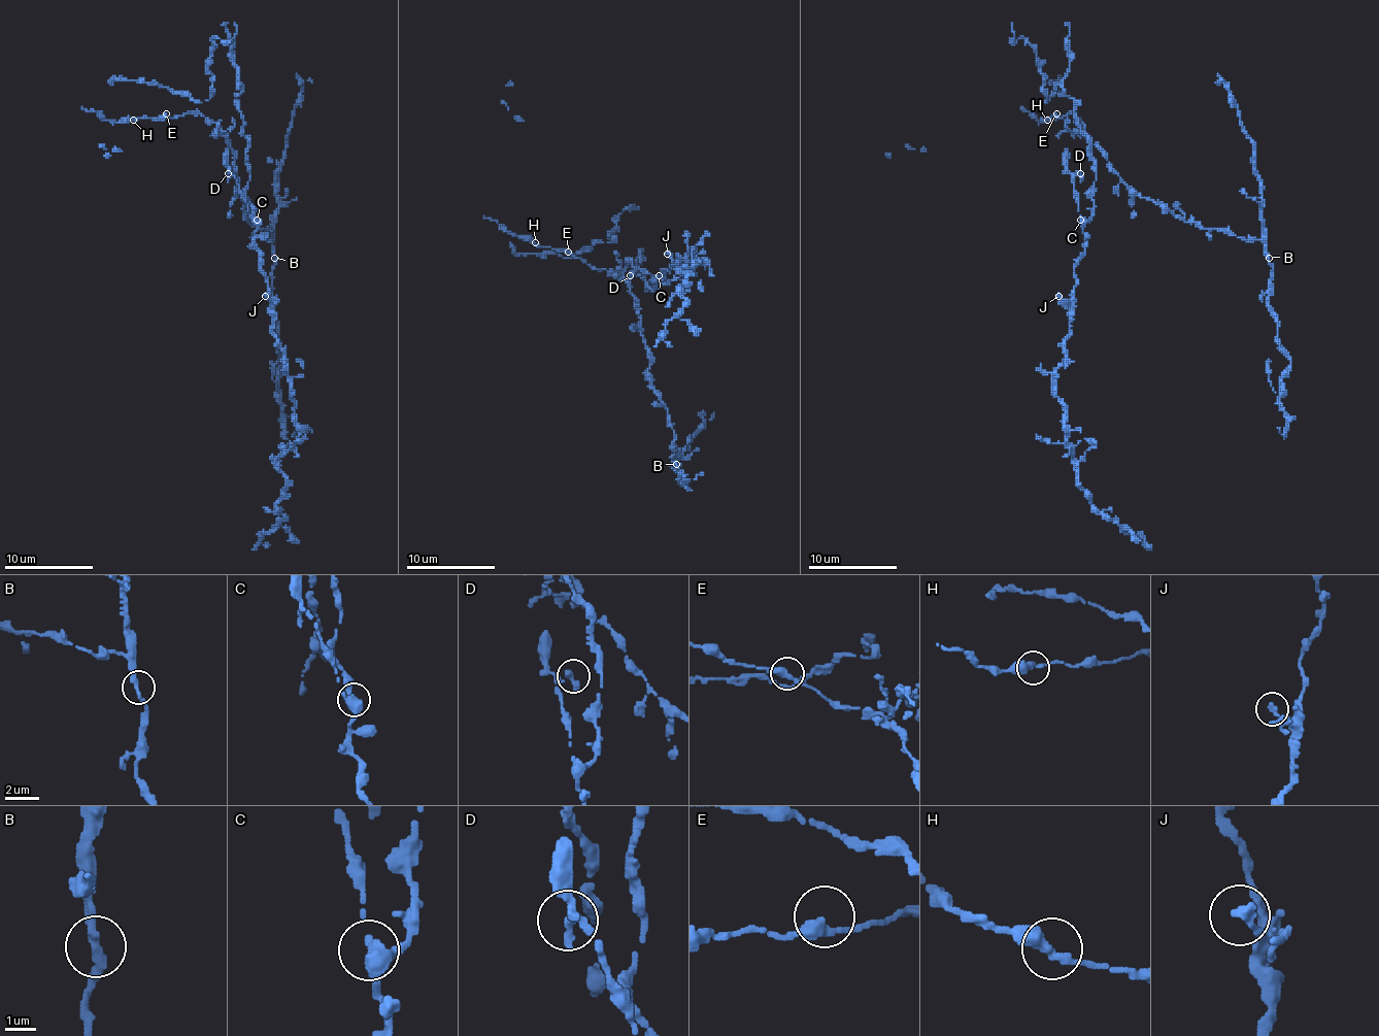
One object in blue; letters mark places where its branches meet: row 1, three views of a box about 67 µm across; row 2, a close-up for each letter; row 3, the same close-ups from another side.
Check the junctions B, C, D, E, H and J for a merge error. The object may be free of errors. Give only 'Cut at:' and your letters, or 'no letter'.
Cut at: no letter

